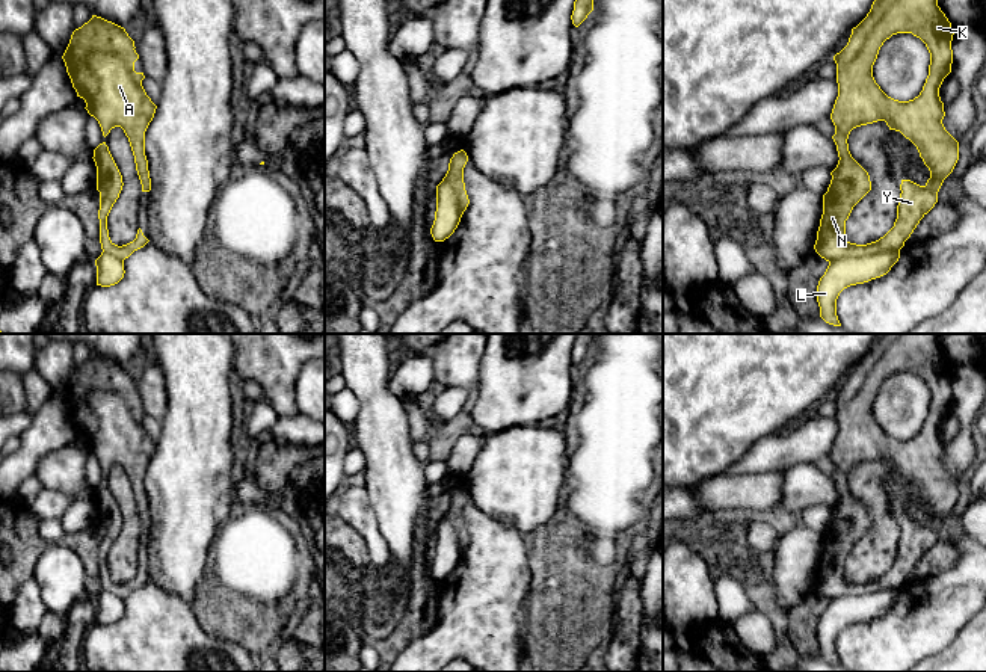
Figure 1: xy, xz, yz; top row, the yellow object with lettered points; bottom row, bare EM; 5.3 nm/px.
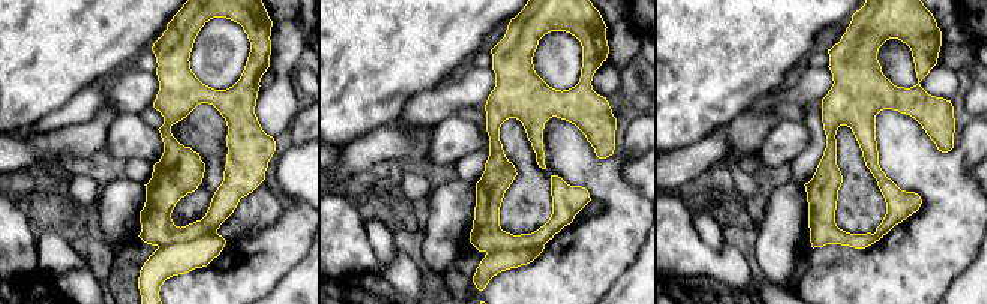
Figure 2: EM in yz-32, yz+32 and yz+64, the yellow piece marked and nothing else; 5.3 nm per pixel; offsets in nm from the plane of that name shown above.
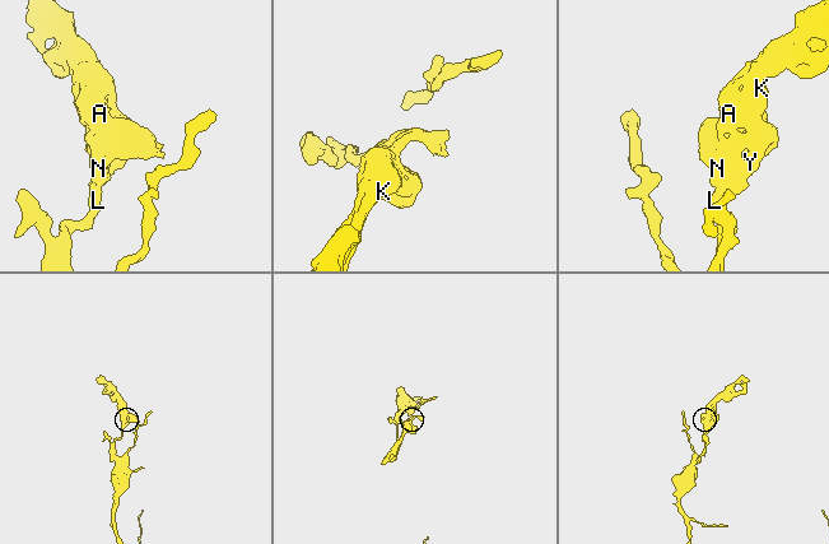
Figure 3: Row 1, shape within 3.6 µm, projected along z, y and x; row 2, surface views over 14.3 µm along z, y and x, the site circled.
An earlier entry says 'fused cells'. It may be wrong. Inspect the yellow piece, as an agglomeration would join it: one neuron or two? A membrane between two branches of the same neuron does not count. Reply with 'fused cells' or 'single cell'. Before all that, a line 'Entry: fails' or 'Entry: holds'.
Entry: holds
fused cells

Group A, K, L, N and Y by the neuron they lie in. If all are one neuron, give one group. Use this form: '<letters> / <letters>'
A K N Y / L

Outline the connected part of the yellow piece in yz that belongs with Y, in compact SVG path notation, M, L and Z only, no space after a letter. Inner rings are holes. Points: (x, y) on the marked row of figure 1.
M874 0L867 17L852 29L847 45L833 56L838 97L830 119L840 160L823 195L823 214L814 245L826 261L901 249L938 202L938 192L959 160L959 142L942 124L945 112L939 97L939 88L951 72L953 35L938 0ZM897 33L912 33L930 53L923 91L909 101L888 97L873 77L880 47ZM877 121L885 121L889 130L900 131L917 146L930 178L924 186L901 180L894 227L876 242L856 245L846 240L846 220L871 190L871 181L852 157L847 139L853 128Z

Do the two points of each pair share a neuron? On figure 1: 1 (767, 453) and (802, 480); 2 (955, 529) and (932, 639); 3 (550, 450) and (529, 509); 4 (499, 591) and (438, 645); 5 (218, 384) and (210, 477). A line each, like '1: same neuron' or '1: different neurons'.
1: different neurons
2: same neuron
3: same neuron
4: same neuron
5: same neuron

